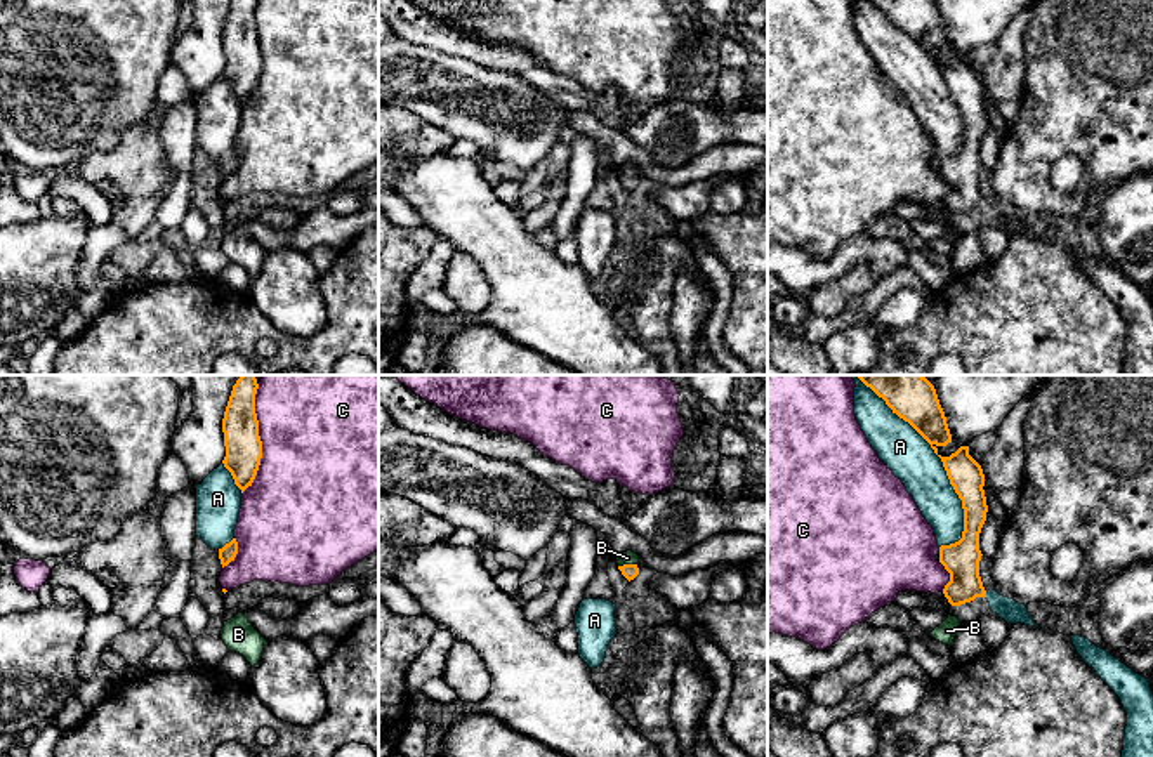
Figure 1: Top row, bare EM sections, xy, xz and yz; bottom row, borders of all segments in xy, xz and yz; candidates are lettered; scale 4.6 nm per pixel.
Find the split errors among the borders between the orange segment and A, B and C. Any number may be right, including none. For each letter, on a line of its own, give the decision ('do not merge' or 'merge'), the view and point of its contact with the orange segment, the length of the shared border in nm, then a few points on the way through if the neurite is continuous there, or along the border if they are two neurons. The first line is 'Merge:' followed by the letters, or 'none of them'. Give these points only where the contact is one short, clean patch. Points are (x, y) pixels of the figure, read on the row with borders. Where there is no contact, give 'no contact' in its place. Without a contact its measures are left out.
Merge: B
A: do not merge; meets orange in yz at (938, 455); contact 900 nm long
B: merge; meets orange in xz at (627, 565); contact 90 nm long; runs through xz (629, 572), (627, 565), (627, 558)
C: do not merge; meets orange in xy at (259, 440); contact 500 nm long

